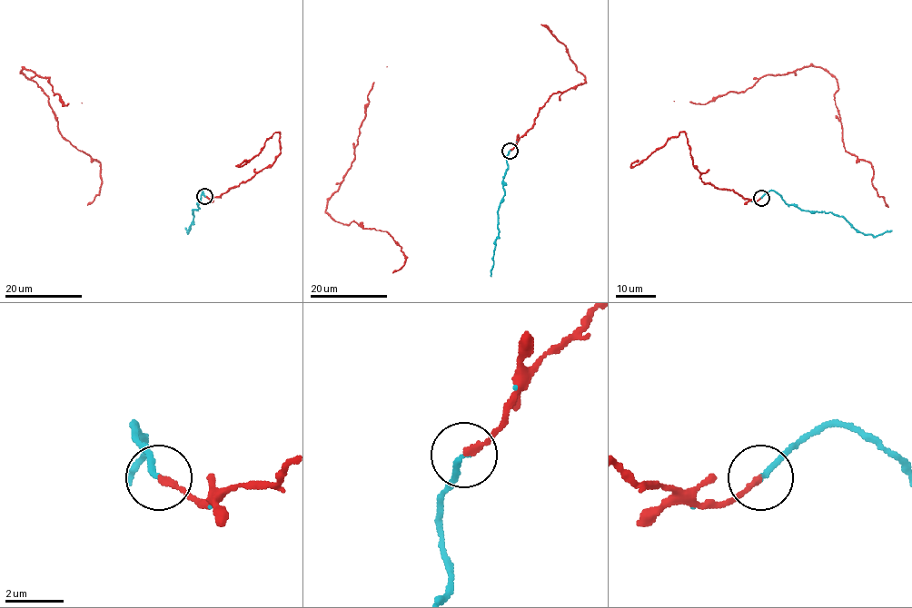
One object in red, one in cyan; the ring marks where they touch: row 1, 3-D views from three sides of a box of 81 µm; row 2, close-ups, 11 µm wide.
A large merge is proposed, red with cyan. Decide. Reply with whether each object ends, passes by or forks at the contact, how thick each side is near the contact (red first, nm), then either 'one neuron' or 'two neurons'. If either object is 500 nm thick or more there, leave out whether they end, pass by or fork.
red ends | cyan ends | 220/180 nm | one neuron

